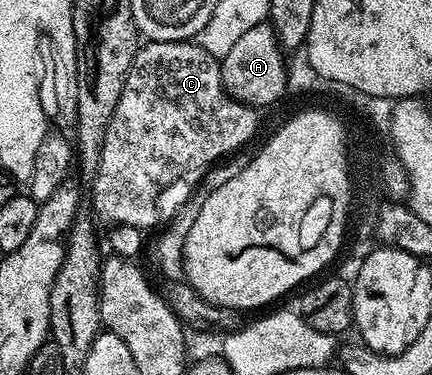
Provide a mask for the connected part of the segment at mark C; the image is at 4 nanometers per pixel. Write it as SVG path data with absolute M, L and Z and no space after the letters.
M195 40L148 41L141 44L128 72L122 99L114 107L105 142L102 143L101 161L96 177L90 184L95 220L101 226L129 225L145 231L160 217L160 196L167 185L195 169L204 171L213 163L243 150L256 133L257 110L243 105L224 90L220 61L204 50Z

